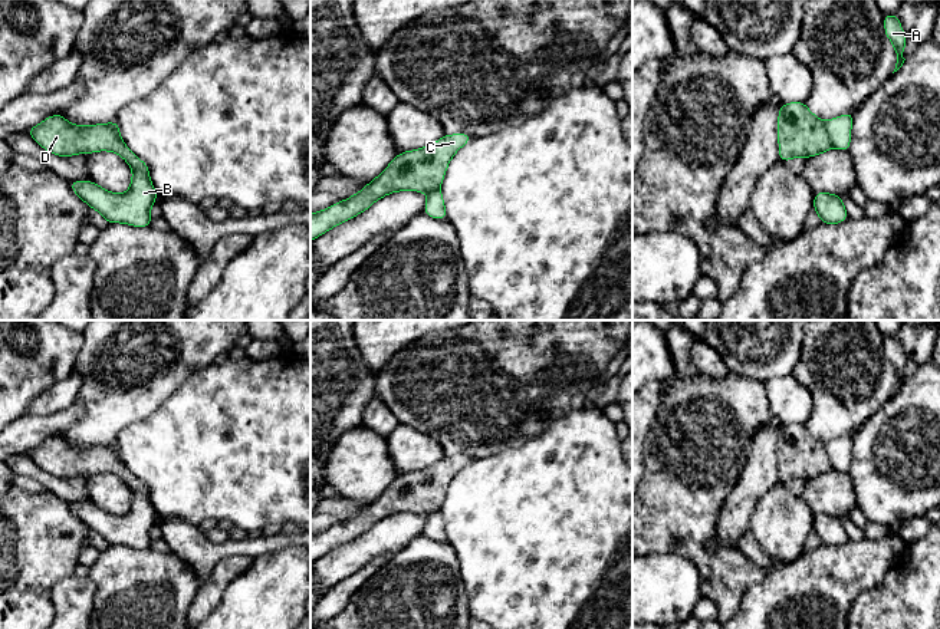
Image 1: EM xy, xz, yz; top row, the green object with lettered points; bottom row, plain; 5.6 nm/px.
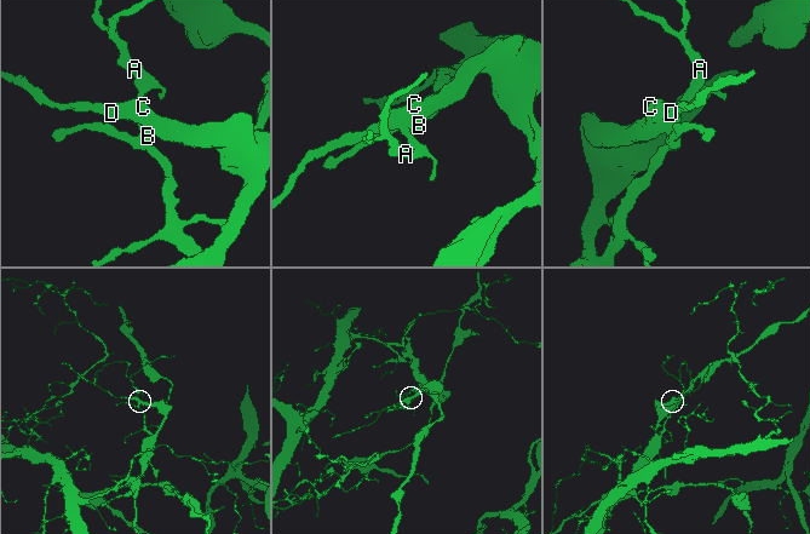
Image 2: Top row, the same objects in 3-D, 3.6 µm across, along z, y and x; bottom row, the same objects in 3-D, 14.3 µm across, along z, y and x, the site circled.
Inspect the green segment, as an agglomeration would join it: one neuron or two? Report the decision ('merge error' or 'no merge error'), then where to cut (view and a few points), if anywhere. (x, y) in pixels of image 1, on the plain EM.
merge error; cut yz (824, 444), (831, 467)

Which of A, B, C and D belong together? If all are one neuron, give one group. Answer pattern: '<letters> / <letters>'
A B / C D

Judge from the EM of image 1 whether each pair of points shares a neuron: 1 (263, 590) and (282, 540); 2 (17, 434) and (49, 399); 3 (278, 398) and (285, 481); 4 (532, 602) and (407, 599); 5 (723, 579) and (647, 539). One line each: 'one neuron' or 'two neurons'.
1: two neurons
2: two neurons
3: one neuron
4: two neurons
5: one neuron

